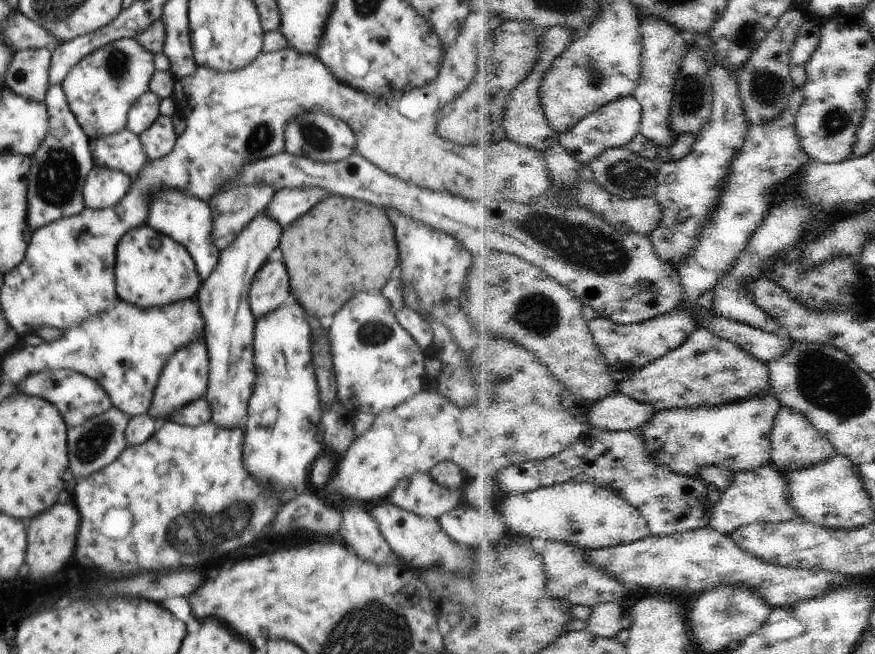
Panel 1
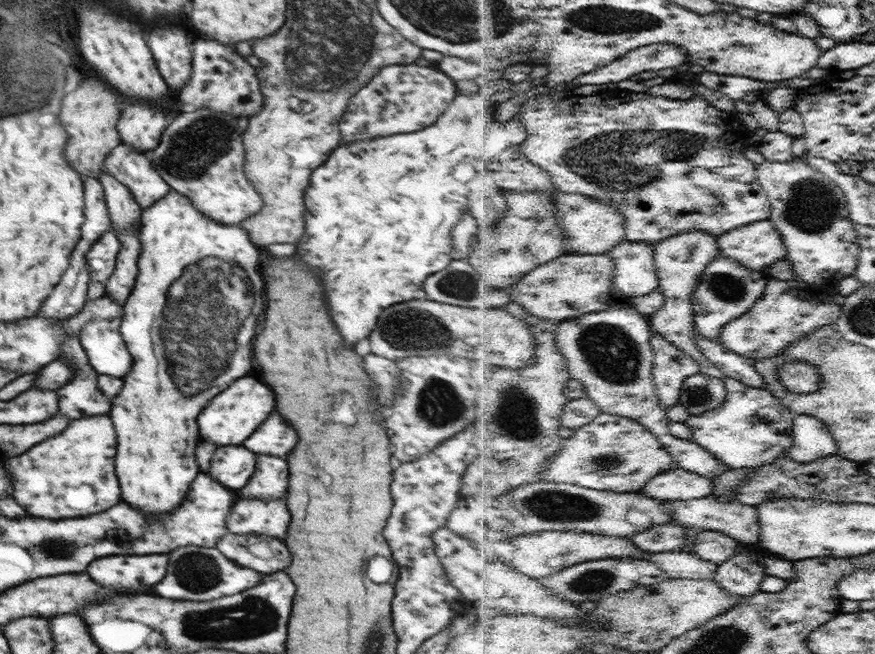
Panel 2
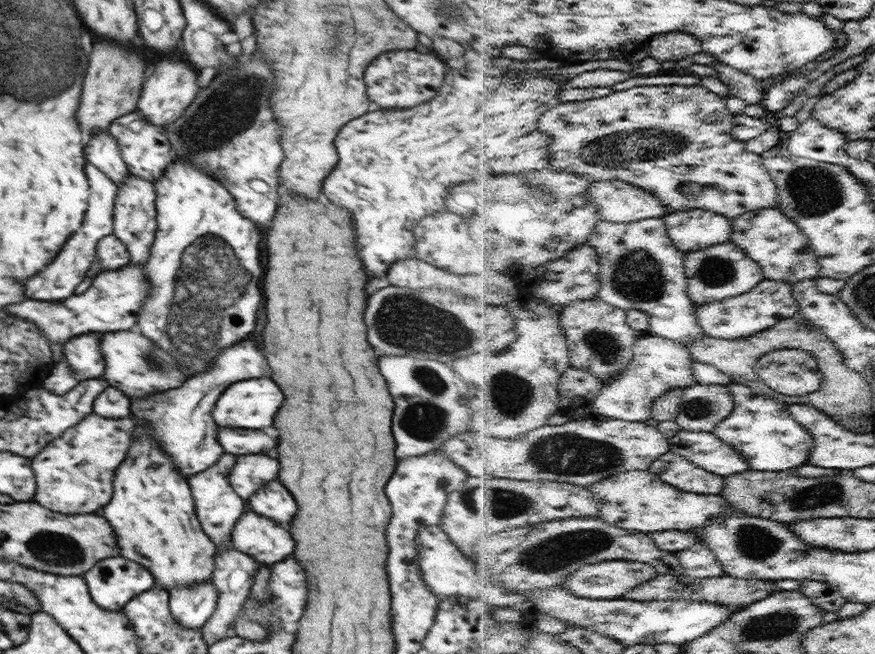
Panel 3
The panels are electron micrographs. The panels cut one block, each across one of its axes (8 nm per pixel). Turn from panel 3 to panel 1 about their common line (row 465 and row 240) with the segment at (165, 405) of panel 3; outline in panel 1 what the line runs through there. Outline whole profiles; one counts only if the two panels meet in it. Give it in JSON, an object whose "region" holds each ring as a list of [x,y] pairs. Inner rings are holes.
{"region":[[[176,188],[162,190],[148,204],[146,224],[156,232],[162,232],[162,234],[170,236],[172,240],[176,240],[178,244],[182,244],[190,252],[190,256],[194,258],[202,280],[206,280],[210,276],[210,272],[214,270],[214,266],[218,262],[220,250],[216,248],[216,244],[212,240],[212,213],[207,201],[192,196],[190,192],[176,190]]]}

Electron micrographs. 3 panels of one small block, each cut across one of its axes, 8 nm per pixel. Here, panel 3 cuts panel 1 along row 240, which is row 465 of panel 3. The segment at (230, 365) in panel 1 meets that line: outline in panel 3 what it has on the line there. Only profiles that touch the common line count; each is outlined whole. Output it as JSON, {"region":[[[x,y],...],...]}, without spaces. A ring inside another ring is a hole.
{"region":[[[264,454],[238,456],[228,475],[229,483],[242,500],[249,501],[259,488],[278,478],[278,460]]]}

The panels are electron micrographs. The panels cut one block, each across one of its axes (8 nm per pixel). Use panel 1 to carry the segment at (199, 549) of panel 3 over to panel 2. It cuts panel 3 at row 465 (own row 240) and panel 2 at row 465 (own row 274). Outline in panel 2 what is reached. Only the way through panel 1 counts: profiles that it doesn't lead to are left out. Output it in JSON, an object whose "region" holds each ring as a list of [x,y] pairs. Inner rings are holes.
{"region":[[[171,190],[164,195],[158,202],[152,206],[143,209],[141,214],[141,227],[139,228],[139,241],[142,250],[137,260],[138,276],[135,280],[130,296],[123,304],[123,315],[121,316],[121,325],[119,326],[121,337],[124,339],[125,345],[129,353],[134,359],[134,364],[130,368],[130,372],[124,376],[124,388],[114,400],[112,400],[112,422],[114,428],[118,432],[118,448],[115,459],[116,476],[120,480],[120,488],[122,488],[122,498],[124,502],[140,508],[142,512],[146,512],[148,516],[158,516],[164,512],[174,510],[176,506],[182,504],[182,500],[186,498],[188,492],[188,484],[198,476],[200,468],[196,464],[196,442],[198,442],[198,426],[196,426],[196,416],[202,412],[202,408],[222,390],[226,390],[234,380],[246,376],[252,370],[252,342],[254,342],[254,334],[258,332],[258,314],[264,308],[264,300],[262,300],[262,290],[264,290],[264,280],[258,272],[258,262],[260,262],[260,247],[252,244],[248,233],[239,225],[225,225],[216,220],[212,220],[203,212],[200,212],[185,196]]]}

